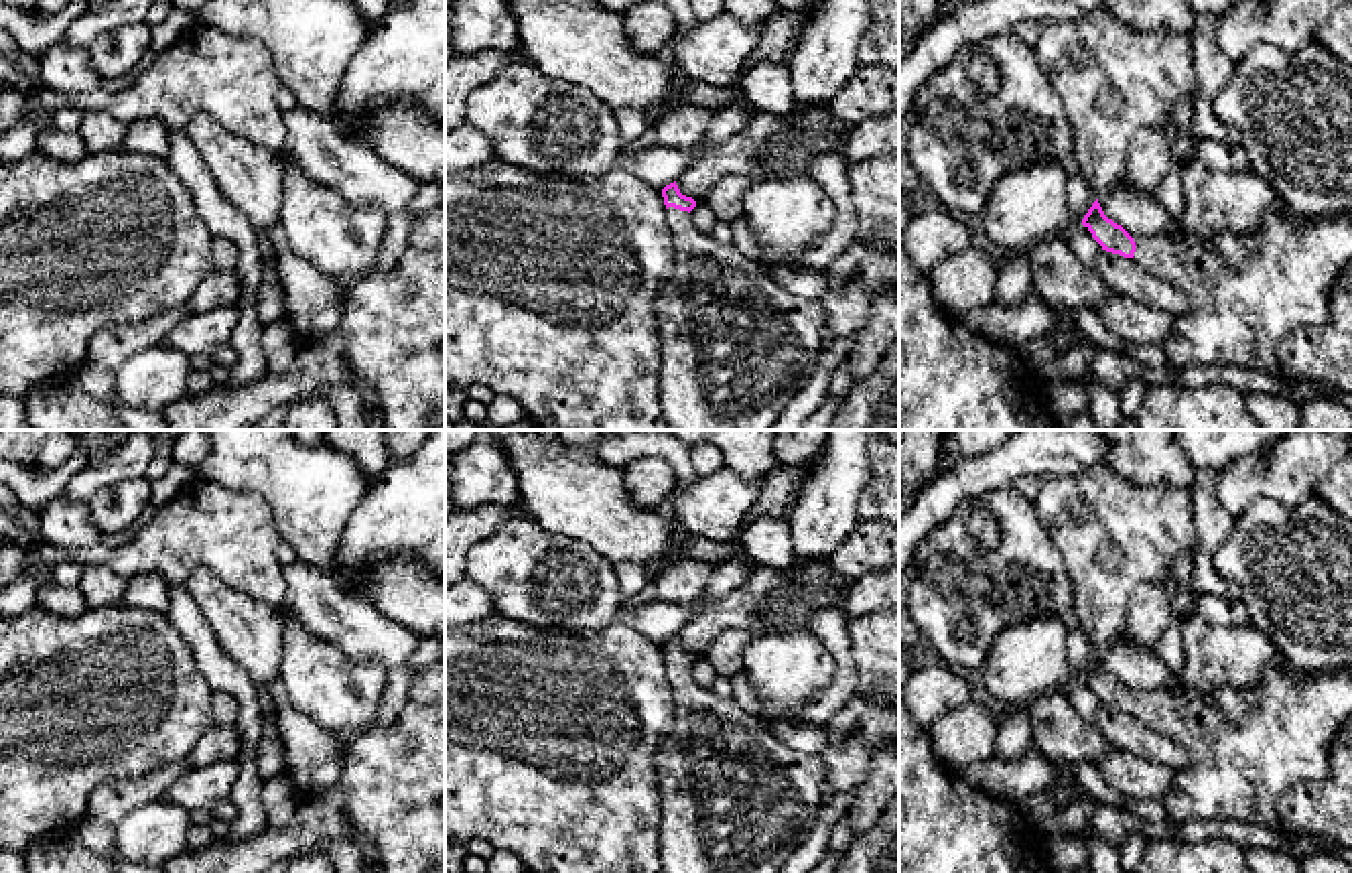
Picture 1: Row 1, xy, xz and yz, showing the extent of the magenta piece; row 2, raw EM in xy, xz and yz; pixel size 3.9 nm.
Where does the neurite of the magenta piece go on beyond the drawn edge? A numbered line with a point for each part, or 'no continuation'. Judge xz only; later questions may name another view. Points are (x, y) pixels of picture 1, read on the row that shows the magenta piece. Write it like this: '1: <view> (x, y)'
1: xz (735, 348)

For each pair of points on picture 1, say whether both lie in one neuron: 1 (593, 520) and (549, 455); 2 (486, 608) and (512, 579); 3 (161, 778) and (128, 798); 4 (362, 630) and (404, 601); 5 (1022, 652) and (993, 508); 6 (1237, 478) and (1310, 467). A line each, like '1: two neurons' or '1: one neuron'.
1: one neuron
2: two neurons
3: one neuron
4: two neurons
5: two neurons
6: one neuron

